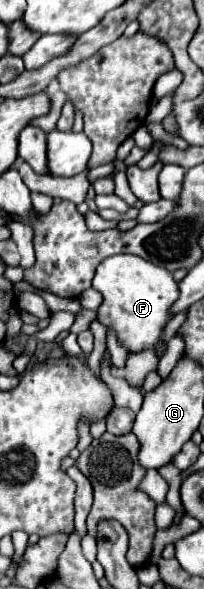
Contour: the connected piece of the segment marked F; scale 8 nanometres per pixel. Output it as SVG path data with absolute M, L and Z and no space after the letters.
M114 255L98 265L92 287L104 297L104 303L98 309L98 321L116 329L126 351L156 349L158 353L164 353L166 345L160 341L160 335L170 319L168 309L180 295L178 283L170 271L160 269L138 255Z

